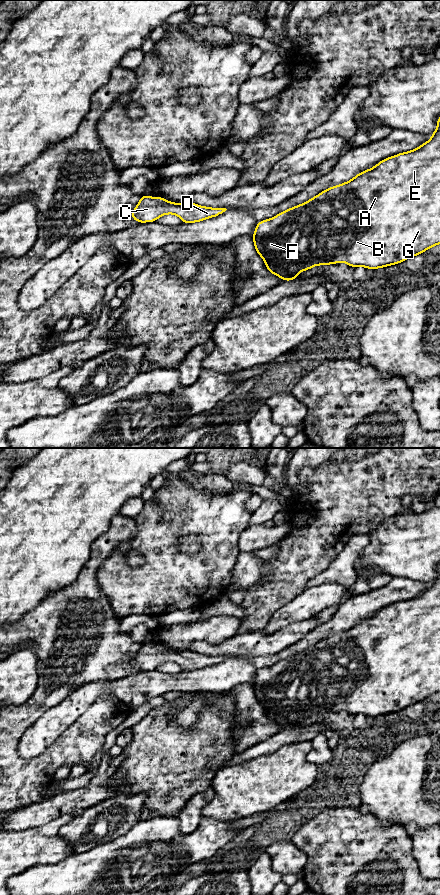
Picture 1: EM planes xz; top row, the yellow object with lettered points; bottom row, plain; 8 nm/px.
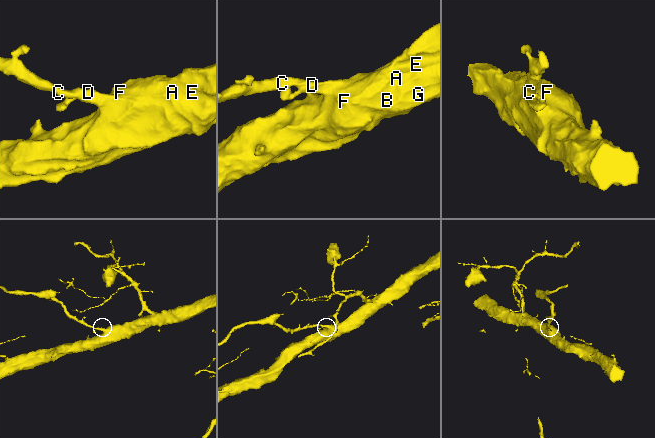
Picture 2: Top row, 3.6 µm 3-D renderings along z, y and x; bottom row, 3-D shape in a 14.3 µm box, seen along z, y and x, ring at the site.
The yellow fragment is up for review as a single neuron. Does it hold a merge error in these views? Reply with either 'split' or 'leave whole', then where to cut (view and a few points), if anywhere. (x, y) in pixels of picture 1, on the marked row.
leave whole | no cut

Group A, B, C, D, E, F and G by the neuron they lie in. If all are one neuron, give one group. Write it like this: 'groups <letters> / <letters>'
groups A B C D E F G

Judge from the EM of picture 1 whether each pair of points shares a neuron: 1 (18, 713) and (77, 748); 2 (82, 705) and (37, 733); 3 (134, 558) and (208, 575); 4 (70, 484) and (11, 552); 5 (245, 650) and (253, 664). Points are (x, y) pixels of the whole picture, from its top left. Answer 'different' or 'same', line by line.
1: same
2: same
3: different
4: same
5: different

